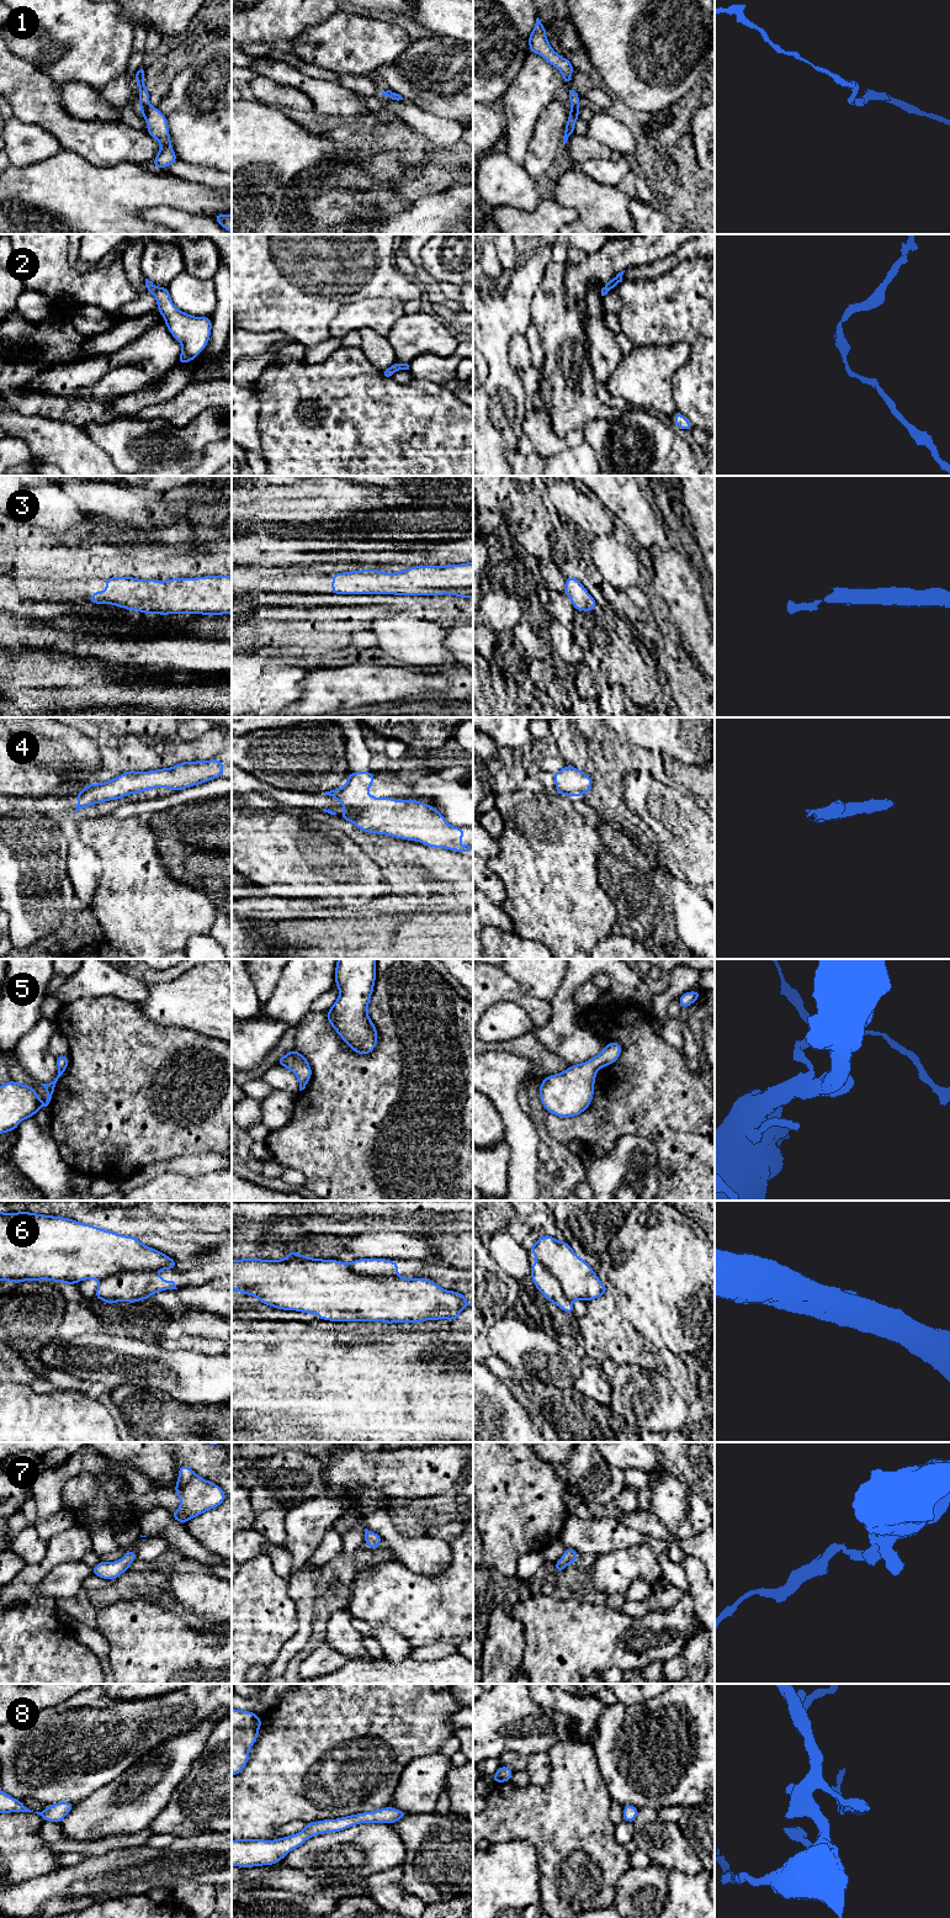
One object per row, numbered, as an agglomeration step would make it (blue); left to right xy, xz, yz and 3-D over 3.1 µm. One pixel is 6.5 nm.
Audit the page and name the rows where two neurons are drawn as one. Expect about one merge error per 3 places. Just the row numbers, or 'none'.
6

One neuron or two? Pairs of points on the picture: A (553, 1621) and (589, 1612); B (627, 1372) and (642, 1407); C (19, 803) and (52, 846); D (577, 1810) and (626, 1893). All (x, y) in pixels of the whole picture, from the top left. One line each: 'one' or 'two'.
A: one
B: one
C: two
D: two

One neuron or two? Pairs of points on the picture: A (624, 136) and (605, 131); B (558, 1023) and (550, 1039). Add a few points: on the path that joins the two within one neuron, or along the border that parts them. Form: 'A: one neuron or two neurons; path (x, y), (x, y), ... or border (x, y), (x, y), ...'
A: one neuron; path (619, 136), (610, 132)
B: one neuron; path (558, 1027), (553, 1036)

